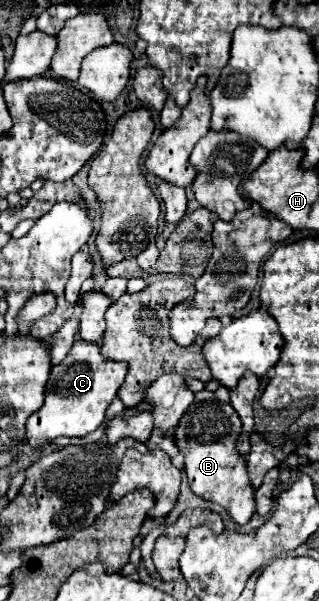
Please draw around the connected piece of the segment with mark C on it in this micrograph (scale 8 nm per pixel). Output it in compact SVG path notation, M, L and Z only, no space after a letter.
M76 341L60 365L52 367L50 377L56 377L46 387L44 405L32 413L26 421L26 435L32 449L40 449L44 443L56 437L84 437L104 421L106 409L116 397L128 365L124 361L112 361L100 353L100 345L88 345L88 341Z

